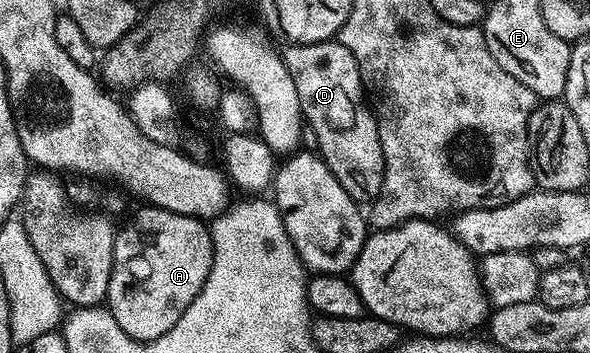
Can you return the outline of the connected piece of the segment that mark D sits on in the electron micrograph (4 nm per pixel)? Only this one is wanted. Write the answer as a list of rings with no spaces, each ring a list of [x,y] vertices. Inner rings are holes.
[[[336,38],[310,45],[287,43],[281,47],[280,55],[293,77],[305,123],[316,134],[320,157],[358,204],[373,201],[384,183],[385,157],[382,156],[375,113],[366,99],[357,58]]]

